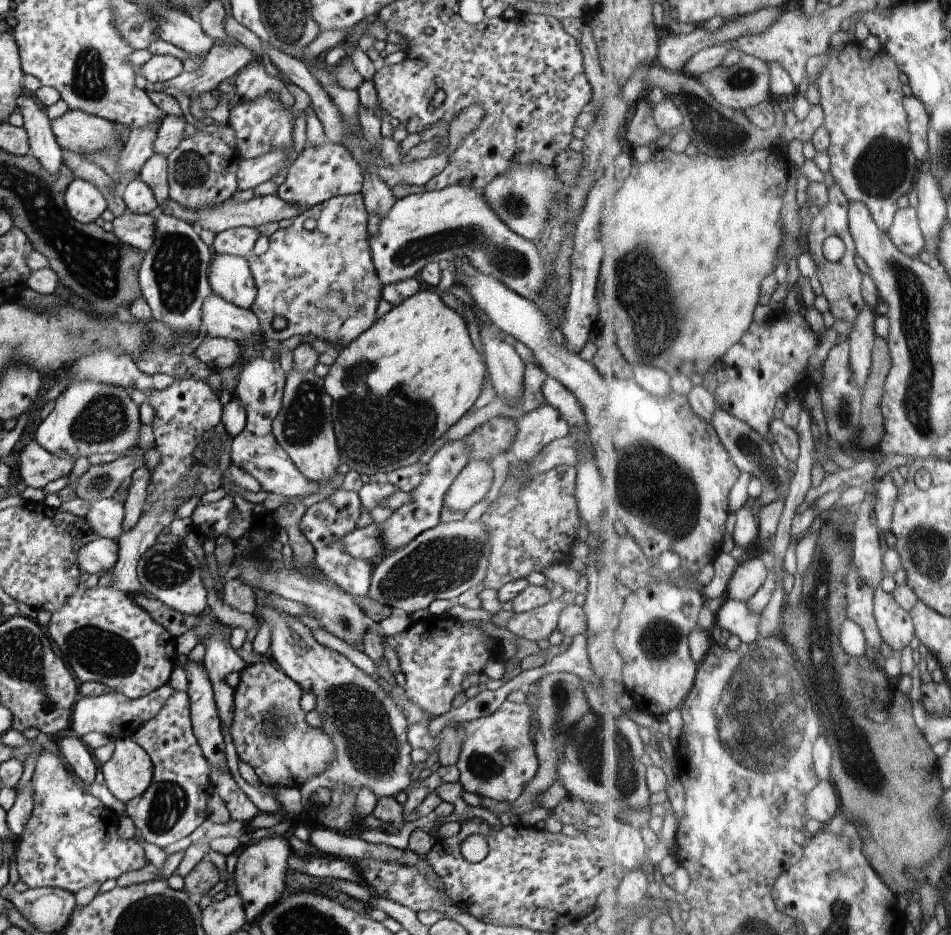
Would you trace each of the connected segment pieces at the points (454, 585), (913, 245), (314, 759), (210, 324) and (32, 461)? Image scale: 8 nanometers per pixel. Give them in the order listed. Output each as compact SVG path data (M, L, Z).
M465 518L440 521L434 528L416 535L409 543L374 563L367 596L409 615L428 608L433 600L458 598L486 578L491 562L490 541L482 518L472 522Z
M919 207L901 208L891 230L897 245L910 256L919 257L927 248L927 238L921 225Z
M254 663L240 672L235 688L235 711L229 728L239 760L254 769L258 778L273 788L298 787L327 770L335 748L320 728L312 728L300 705L304 691L276 664Z
M212 292L203 306L203 330L208 338L224 337L238 343L251 336L261 338L258 317Z
M35 439L26 442L16 460L14 470L16 477L22 482L22 487L42 489L48 482L70 474L74 465L72 460L67 461L50 454Z

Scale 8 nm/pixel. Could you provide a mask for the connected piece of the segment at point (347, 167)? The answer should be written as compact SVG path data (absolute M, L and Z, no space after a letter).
M328 142L322 148L306 146L299 157L289 166L286 182L279 186L277 195L287 203L300 209L309 209L336 195L360 193L366 169L351 155L343 145Z

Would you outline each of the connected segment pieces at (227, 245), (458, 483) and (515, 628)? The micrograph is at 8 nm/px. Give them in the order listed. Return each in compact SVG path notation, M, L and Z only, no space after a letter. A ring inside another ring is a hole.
M242 225L215 233L212 246L214 254L246 256L254 248L254 242L262 235L257 228Z
M471 460L447 490L444 505L454 511L467 512L488 494L493 478L489 461Z
M564 591L561 597L548 601L536 610L514 614L506 629L512 634L528 640L537 641L540 638L548 638L550 633L557 628L561 610L570 604L575 604L577 599L575 593Z

